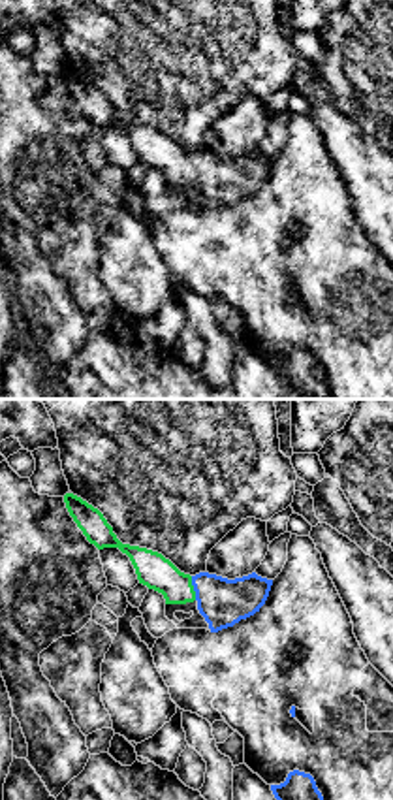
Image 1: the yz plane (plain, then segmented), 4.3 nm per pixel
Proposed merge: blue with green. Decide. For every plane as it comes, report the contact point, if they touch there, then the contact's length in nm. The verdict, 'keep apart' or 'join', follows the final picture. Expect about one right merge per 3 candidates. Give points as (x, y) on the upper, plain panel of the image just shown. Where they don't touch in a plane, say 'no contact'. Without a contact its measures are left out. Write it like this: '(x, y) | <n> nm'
(194, 166) | 110 nm

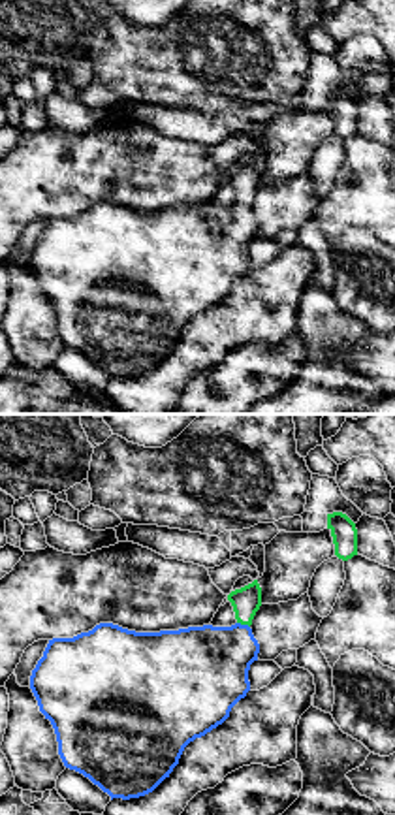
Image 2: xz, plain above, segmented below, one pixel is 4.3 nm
(243, 204) | 60 nm

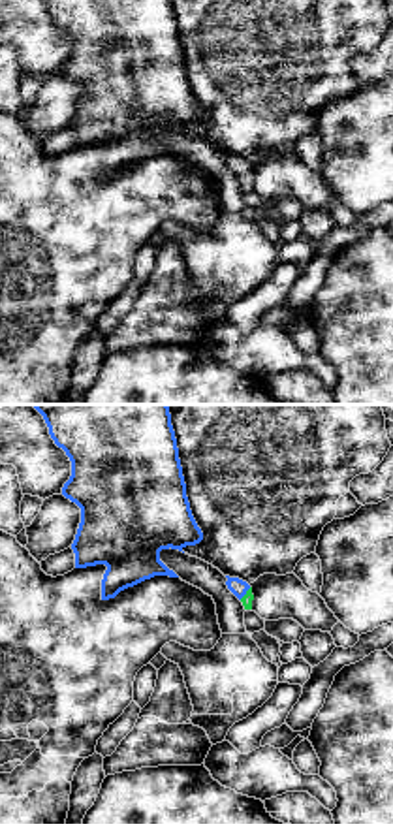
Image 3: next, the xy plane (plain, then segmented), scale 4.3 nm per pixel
(245, 172) | 80 nm

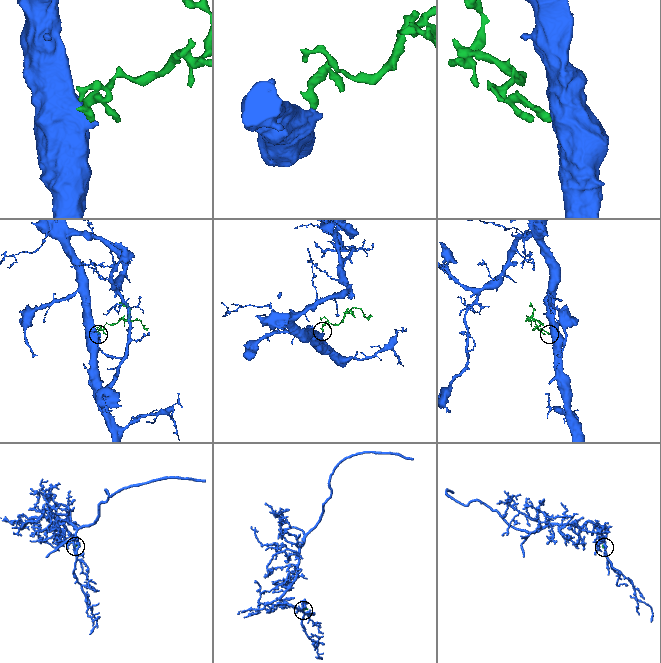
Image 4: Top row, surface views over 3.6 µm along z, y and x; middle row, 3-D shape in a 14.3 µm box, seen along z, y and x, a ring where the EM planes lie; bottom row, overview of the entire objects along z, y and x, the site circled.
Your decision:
join

